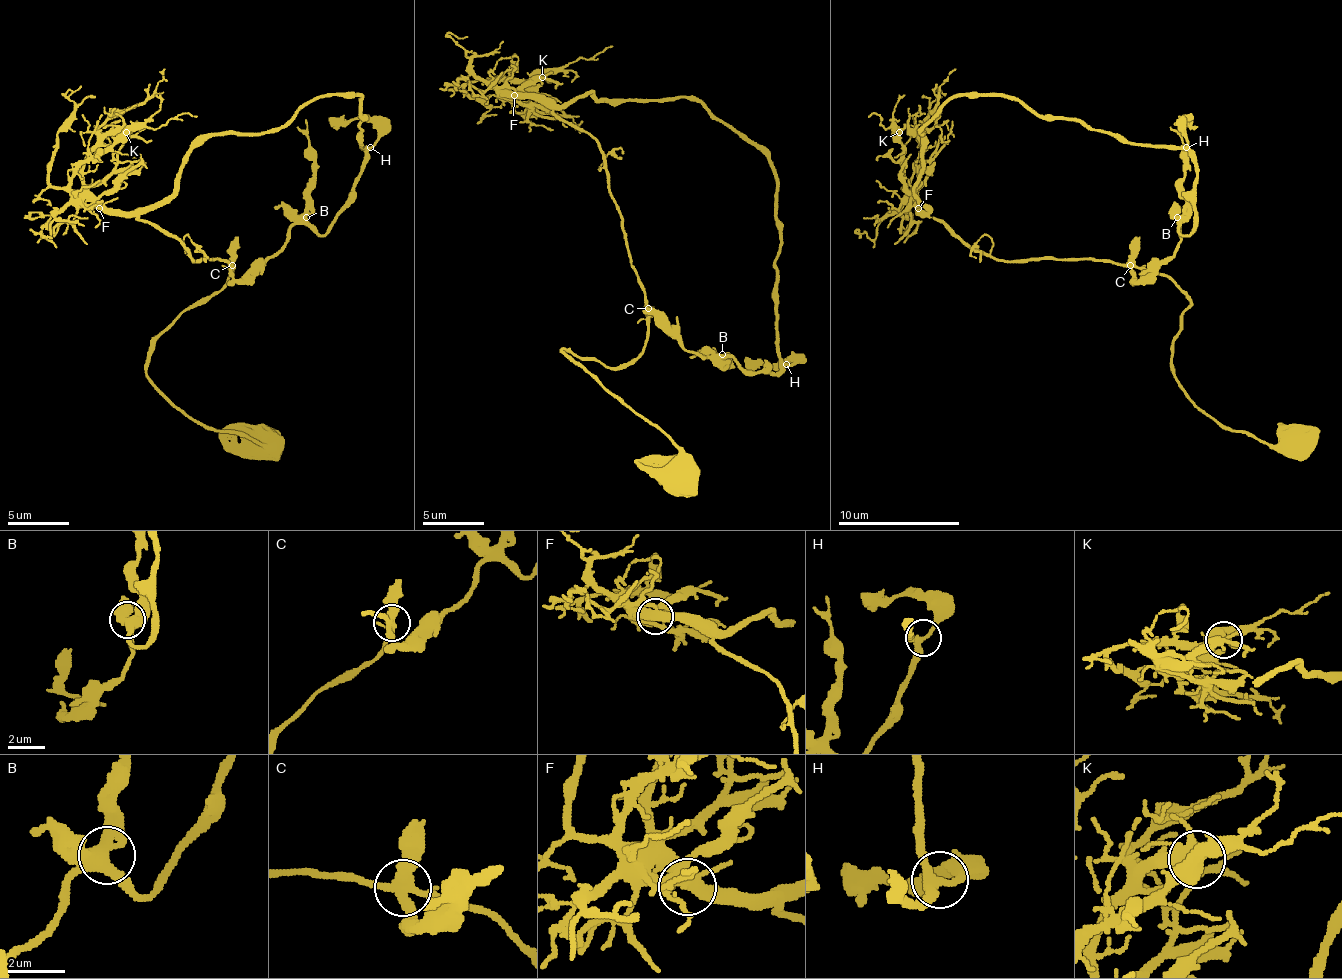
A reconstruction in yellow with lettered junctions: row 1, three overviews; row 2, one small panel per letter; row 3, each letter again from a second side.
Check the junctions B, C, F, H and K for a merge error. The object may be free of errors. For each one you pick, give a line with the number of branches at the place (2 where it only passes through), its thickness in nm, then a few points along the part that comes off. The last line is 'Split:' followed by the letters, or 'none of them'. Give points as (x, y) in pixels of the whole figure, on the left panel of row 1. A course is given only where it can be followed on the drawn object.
Split: none of them

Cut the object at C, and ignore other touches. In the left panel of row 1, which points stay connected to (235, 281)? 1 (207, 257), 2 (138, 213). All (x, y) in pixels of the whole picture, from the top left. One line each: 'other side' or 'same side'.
1: other side
2: same side

